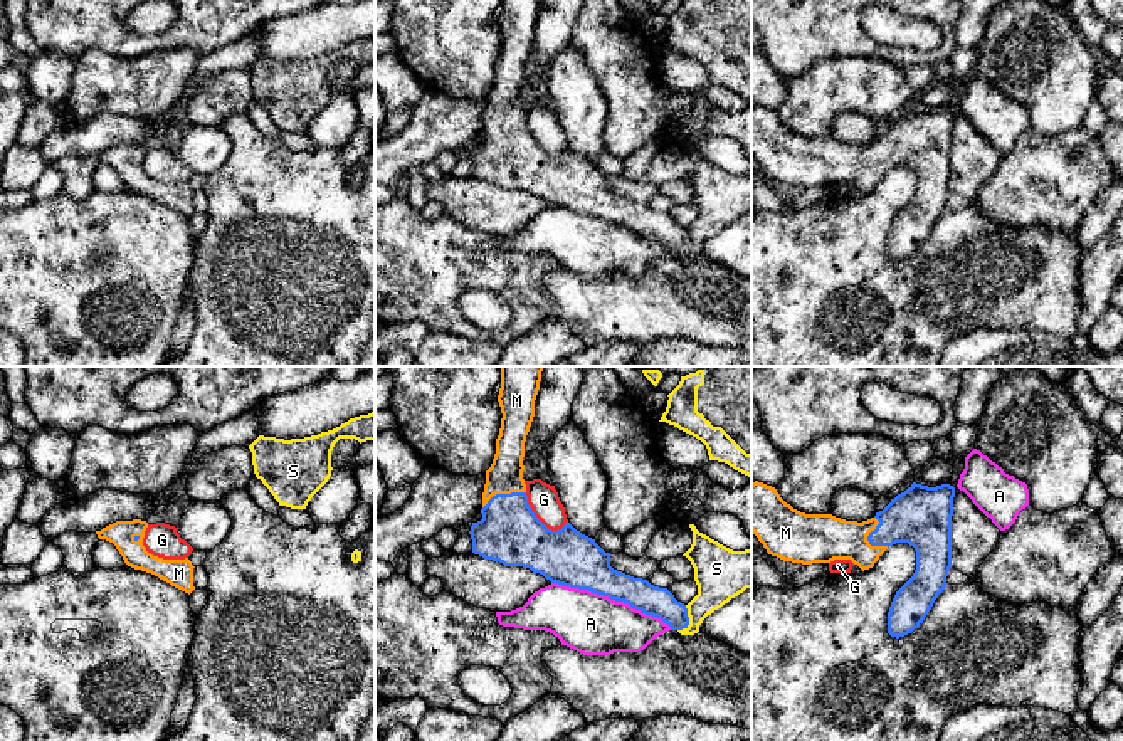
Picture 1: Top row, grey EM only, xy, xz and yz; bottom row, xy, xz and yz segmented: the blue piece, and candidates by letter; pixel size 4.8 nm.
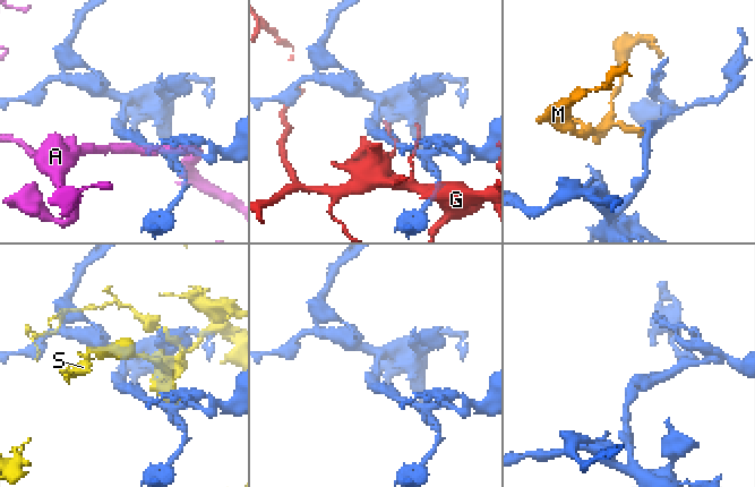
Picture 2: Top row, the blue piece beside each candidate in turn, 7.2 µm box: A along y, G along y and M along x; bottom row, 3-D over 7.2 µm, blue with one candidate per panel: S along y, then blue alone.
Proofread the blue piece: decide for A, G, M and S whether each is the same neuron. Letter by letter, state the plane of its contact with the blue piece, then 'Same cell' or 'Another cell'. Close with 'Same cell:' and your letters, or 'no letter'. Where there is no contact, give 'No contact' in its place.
A: Touches blue in xz. Another cell
G: Touches blue in xz. Another cell
M: Touches blue in yz. Same cell
S: Touches blue in xz. Another cell
Same cell: M

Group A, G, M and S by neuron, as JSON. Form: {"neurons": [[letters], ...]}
{"neurons": [["A"], ["G"], ["M"], ["S"]]}

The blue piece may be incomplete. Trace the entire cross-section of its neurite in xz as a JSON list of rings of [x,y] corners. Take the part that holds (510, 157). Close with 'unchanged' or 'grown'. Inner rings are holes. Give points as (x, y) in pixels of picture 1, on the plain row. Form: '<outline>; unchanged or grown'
[[[501,0],[498,25],[501,30],[501,52],[496,62],[496,77],[486,94],[482,116],[482,143],[472,146],[472,176],[484,183],[499,185],[504,190],[523,190],[543,198],[551,207],[570,212],[588,213],[615,225],[629,227],[646,239],[661,242],[671,254],[689,249],[688,232],[677,225],[667,212],[651,208],[647,203],[634,202],[610,190],[610,176],[605,176],[595,163],[577,155],[570,146],[562,153],[548,153],[531,134],[523,102],[525,66],[535,40],[535,24],[541,0]]]; grown

